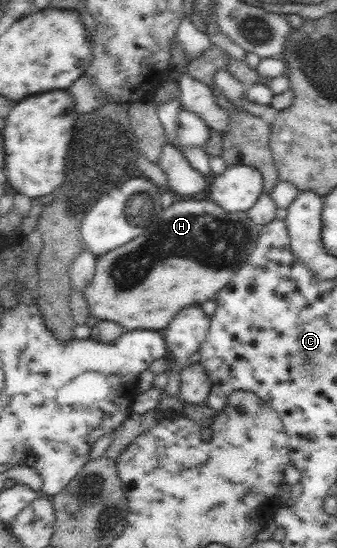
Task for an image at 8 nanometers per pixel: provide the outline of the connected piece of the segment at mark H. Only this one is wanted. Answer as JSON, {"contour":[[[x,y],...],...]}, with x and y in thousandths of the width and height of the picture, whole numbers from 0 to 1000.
{"contour":[[[558,361],[558,365],[540,365],[540,369],[522,365],[522,369],[493,378],[481,391],[469,392],[469,398],[457,400],[445,409],[451,409],[451,412],[436,412],[427,423],[389,442],[341,456],[326,456],[326,460],[309,464],[309,467],[294,467],[288,471],[282,504],[276,505],[273,516],[246,531],[246,540],[267,560],[270,577],[291,580],[297,586],[323,584],[347,588],[353,593],[362,593],[374,604],[395,604],[404,600],[481,604],[504,591],[510,580],[543,562],[558,558],[596,560],[605,551],[635,547],[647,531],[671,524],[671,520],[688,513],[694,498],[739,473],[742,462],[754,456],[760,442],[772,432],[777,416],[777,412],[754,407],[742,400],[733,387],[671,387],[671,383],[662,383],[659,378],[647,376],[632,365],[564,365],[564,361]]]}

